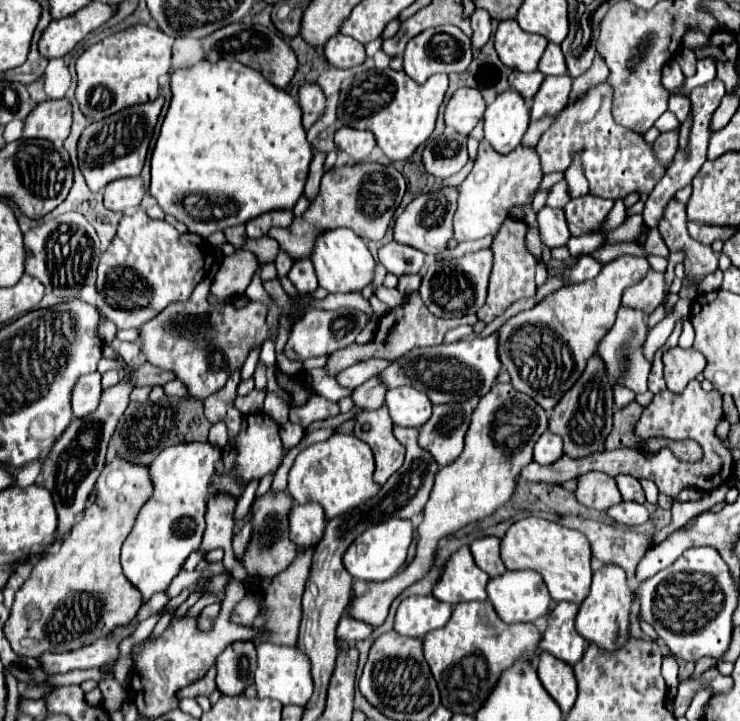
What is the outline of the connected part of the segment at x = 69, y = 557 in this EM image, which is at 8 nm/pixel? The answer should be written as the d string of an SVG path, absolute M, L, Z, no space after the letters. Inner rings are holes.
M121 458L105 466L95 484L95 504L85 508L85 516L71 528L59 550L35 562L29 578L15 594L5 638L19 656L39 658L43 652L71 652L135 618L143 598L123 576L119 550L151 492L147 466L129 464Z

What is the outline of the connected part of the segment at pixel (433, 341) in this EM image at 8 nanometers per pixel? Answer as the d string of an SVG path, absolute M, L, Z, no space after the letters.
M413 292L407 296L407 304L401 304L393 310L389 310L381 322L379 322L379 328L377 328L377 334L371 342L367 344L351 344L335 354L329 356L329 362L327 362L327 370L331 376L335 376L339 370L345 370L347 366L355 364L355 362L361 362L363 358L385 358L385 360L395 360L395 358L401 358L401 354L409 354L411 350L415 348L427 348L427 346L437 346L443 342L443 336L447 330L459 326L459 324L469 324L473 326L477 322L477 316L475 314L465 314L461 318L451 318L451 320L445 320L445 318L437 318L433 316L425 304L421 302L419 298L419 292Z

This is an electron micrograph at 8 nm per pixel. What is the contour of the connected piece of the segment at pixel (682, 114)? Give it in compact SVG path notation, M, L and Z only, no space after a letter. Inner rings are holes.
M673 94L673 96L669 98L669 108L667 108L667 110L669 110L669 112L673 112L673 114L677 116L677 120L683 124L683 122L685 122L685 118L689 116L689 110L691 110L689 98Z

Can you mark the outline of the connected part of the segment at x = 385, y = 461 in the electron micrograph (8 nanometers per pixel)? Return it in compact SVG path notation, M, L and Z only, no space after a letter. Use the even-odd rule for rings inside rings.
M387 408L361 412L357 416L353 434L367 442L375 456L375 482L383 486L391 474L395 474L403 464L405 448L399 446L397 438L393 436L393 422L389 418Z

